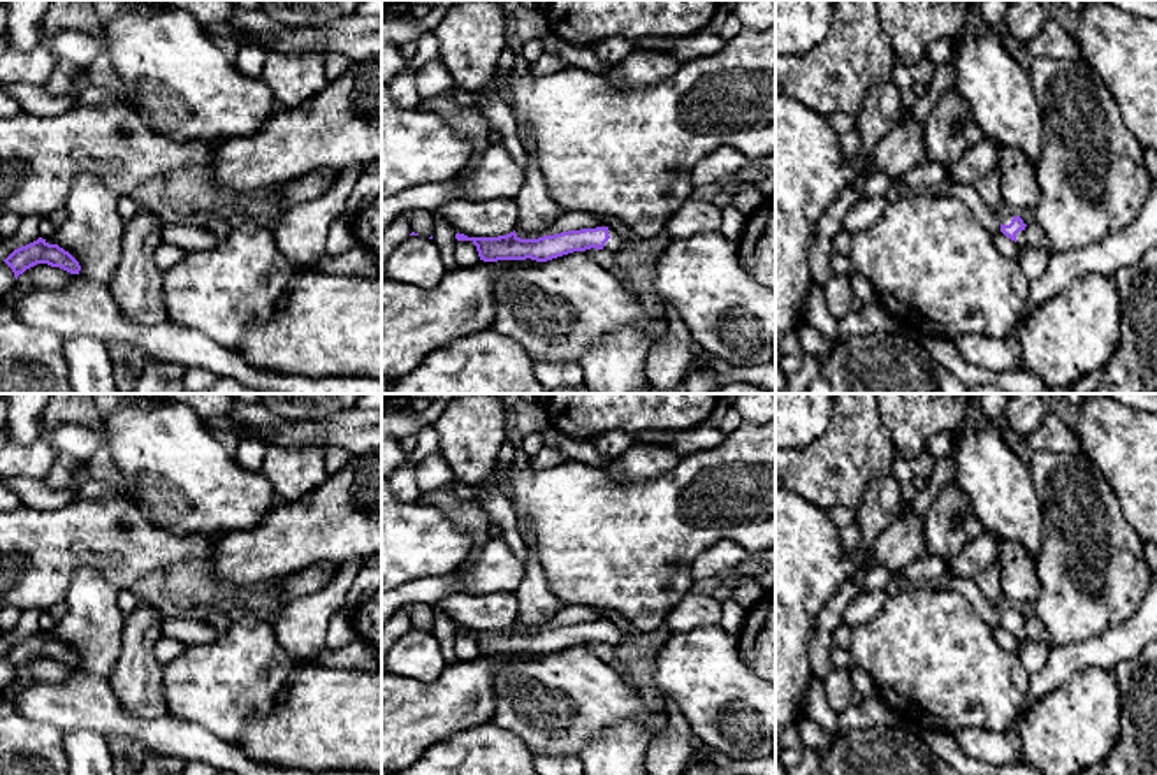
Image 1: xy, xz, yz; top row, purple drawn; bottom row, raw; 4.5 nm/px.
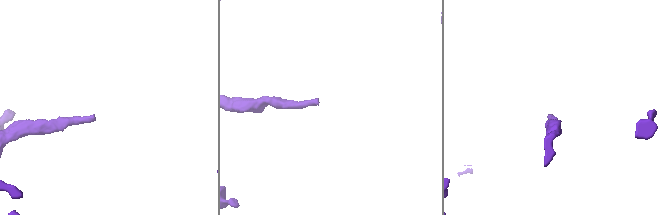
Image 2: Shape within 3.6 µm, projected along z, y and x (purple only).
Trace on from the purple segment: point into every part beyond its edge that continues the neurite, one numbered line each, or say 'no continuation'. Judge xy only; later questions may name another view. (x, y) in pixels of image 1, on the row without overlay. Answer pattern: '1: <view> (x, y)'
no continuation

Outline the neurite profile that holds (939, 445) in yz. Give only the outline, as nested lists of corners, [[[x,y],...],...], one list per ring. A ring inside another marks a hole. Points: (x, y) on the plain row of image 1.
[[[957,429],[944,431],[944,432],[932,436],[925,445],[925,452],[928,452],[935,460],[950,457],[951,448],[953,448],[955,432]]]

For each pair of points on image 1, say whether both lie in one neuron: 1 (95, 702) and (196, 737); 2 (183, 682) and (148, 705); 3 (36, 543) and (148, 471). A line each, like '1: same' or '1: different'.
1: same
2: different
3: different

